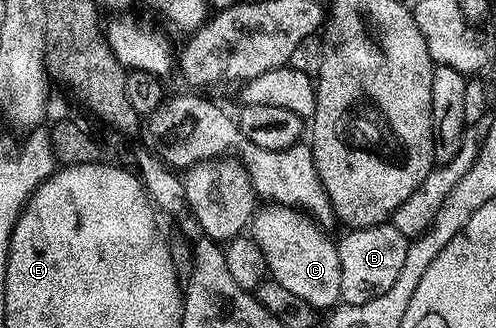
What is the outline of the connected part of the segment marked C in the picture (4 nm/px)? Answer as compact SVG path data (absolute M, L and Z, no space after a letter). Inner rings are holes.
M282 211L286 213L257 212L250 222L250 236L262 247L262 255L266 255L266 263L271 280L277 281L286 291L306 299L314 309L328 311L340 301L342 287L342 267L336 250L337 242L331 241L318 226L313 218L304 211Z

